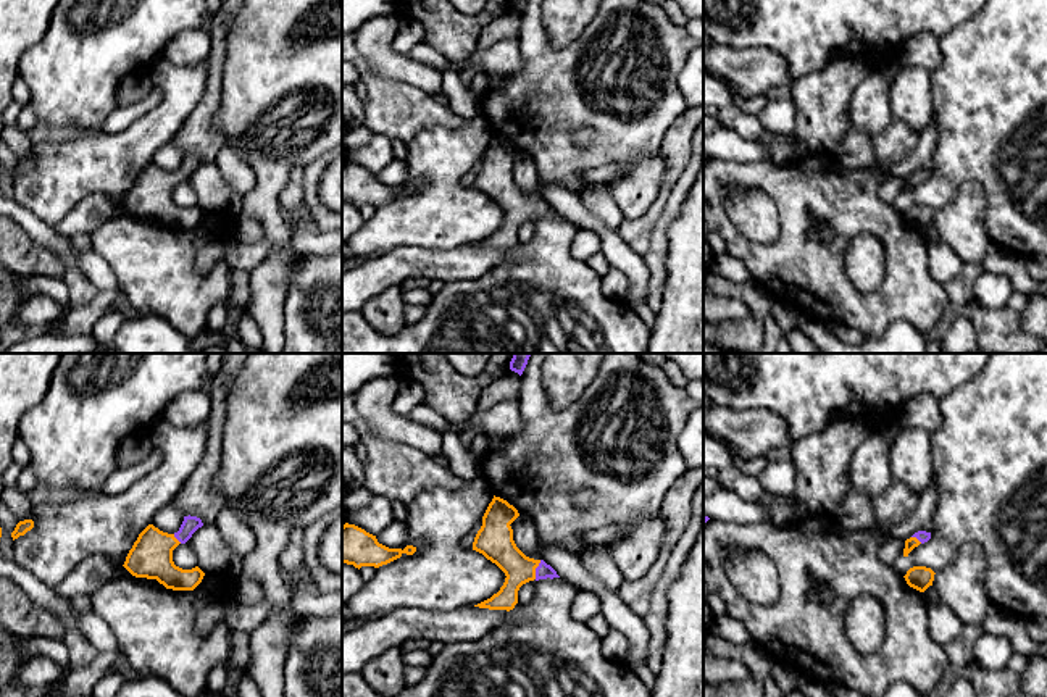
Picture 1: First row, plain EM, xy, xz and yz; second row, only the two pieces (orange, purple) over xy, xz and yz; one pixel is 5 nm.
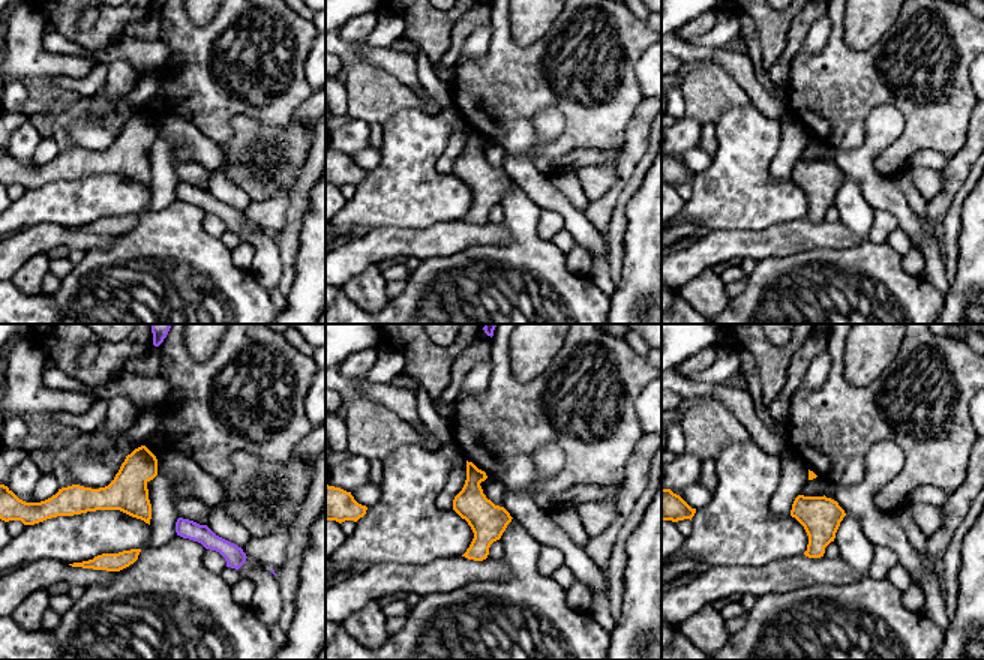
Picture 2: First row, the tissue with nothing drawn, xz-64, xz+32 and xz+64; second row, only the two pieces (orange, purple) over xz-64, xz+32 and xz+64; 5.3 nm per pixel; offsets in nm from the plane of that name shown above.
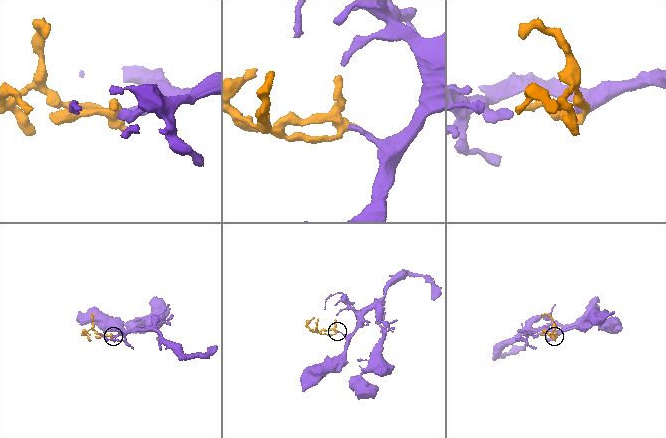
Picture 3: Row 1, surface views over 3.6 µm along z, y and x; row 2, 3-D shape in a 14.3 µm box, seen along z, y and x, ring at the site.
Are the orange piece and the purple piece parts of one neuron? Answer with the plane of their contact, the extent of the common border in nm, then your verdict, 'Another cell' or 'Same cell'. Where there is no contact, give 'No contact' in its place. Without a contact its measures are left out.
Touches orange in xz. Shared border 100 nm. Same cell

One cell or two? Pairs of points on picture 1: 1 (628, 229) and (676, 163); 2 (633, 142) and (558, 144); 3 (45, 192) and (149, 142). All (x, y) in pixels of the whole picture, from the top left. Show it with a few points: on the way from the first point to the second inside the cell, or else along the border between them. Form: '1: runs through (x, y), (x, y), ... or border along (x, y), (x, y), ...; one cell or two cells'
1: runs through (646, 220), (657, 208), (670, 181); one cell
2: runs through (615, 142), (597, 154), (576, 154); one cell
3: runs through (71, 171), (91, 163), (110, 163), (123, 155); one cell

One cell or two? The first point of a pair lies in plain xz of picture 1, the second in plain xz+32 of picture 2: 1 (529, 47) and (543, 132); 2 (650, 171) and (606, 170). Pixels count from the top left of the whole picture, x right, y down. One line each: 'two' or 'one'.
1: two
2: one

